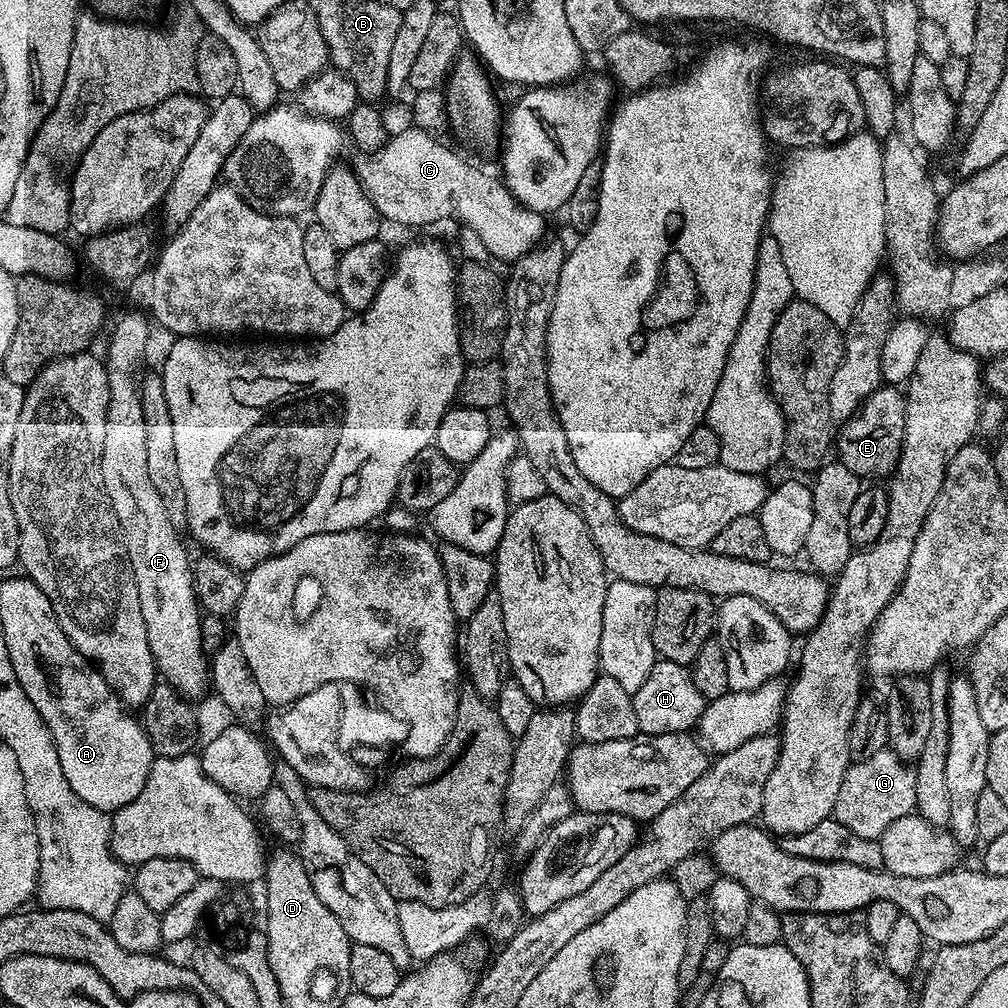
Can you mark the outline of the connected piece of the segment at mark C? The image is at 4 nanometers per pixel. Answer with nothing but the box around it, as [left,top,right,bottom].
[354,126,545,262]

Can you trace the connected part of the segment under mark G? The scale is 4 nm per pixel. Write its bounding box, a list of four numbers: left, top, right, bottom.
[834,748,916,841]

